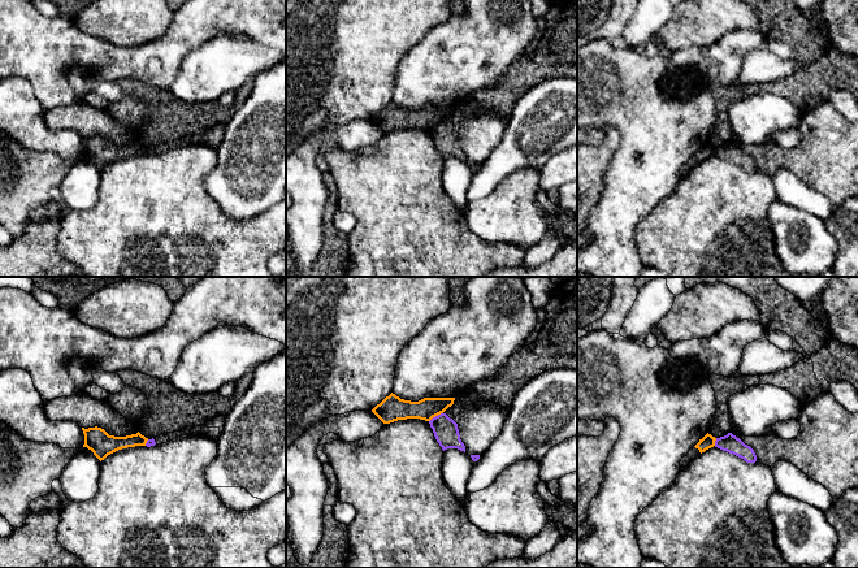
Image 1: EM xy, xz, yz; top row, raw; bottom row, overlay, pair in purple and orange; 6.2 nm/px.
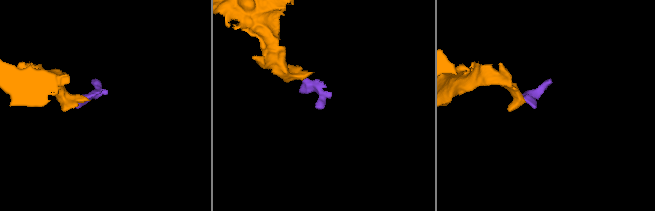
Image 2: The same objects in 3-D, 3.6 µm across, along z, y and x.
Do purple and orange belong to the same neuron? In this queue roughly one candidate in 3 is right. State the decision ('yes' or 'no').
no

